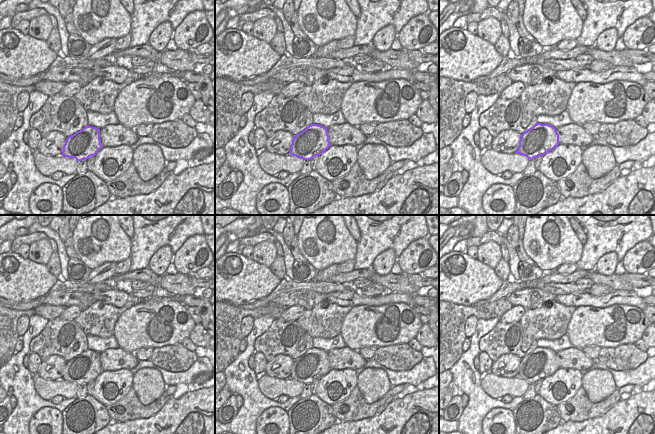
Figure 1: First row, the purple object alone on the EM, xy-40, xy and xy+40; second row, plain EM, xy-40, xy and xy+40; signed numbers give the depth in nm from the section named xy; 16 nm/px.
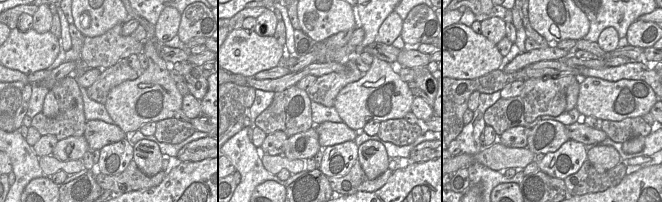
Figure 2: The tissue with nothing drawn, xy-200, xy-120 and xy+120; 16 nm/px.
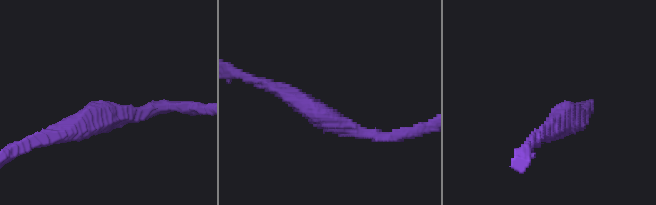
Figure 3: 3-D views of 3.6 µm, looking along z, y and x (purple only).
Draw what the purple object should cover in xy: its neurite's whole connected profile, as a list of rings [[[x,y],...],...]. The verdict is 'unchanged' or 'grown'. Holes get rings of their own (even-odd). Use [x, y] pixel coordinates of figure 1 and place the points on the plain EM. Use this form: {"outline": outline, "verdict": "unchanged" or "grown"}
{"outline": [[[311,348],[293,361],[290,378],[304,384],[311,384],[315,380],[320,380],[330,370],[327,352]]], "verdict": "unchanged"}

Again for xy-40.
{"outline": [[[87,349],[66,363],[62,380],[75,382],[77,385],[87,384],[101,372],[100,353]]], "verdict": "unchanged"}

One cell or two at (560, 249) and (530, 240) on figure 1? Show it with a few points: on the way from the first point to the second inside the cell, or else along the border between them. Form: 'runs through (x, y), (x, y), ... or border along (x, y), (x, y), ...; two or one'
runs through (553, 246), (542, 239), (537, 239); one

